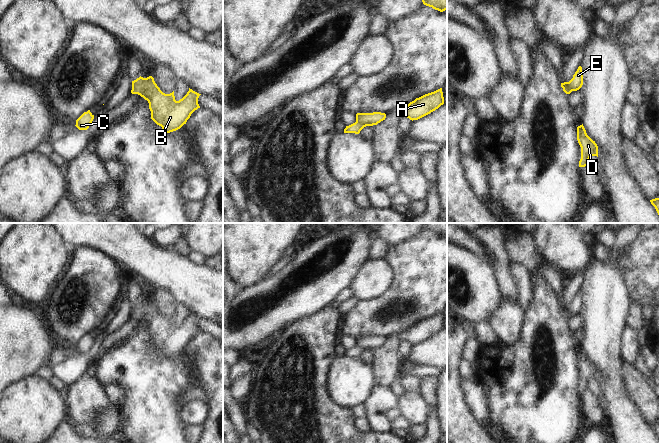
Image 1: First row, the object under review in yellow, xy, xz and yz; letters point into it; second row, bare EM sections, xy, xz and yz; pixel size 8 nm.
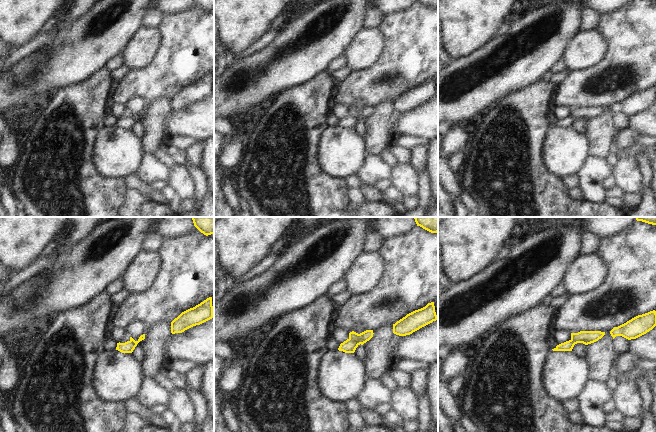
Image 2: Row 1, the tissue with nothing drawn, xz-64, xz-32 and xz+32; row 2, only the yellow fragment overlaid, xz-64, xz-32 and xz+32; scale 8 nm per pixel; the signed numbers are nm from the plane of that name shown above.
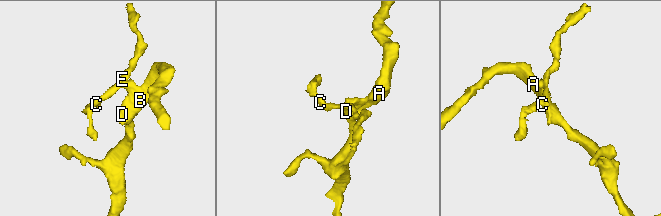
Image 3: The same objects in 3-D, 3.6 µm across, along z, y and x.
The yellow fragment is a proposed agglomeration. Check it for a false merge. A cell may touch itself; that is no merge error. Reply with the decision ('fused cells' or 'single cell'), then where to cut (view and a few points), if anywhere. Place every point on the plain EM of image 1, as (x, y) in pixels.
fused cells; cut yz (568, 306), (572, 314)

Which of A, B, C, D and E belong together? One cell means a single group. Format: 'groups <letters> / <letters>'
groups A B D / C E

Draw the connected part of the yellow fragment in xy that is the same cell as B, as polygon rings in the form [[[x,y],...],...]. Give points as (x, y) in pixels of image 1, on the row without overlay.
[[[140,300],[134,304],[131,316],[148,325],[151,343],[166,357],[180,353],[191,338],[200,332],[198,322],[201,318],[189,312],[187,318],[176,325],[174,315],[170,318],[163,317],[152,300]]]

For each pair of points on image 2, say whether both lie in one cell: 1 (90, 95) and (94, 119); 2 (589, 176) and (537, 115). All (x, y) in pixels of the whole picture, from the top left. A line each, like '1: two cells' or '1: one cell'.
1: one cell
2: two cells

